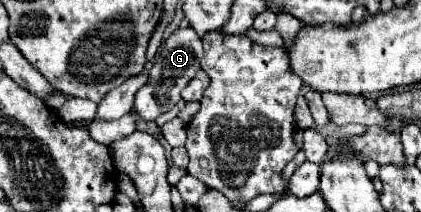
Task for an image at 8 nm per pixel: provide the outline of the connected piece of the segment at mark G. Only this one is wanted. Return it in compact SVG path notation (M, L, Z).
M190 26L174 30L170 38L160 44L156 58L154 58L156 62L152 66L152 74L148 76L148 82L136 92L134 108L138 116L144 120L156 120L158 114L170 110L182 98L180 94L186 88L188 80L192 80L192 76L196 76L196 72L202 70L200 66L202 58L204 58L204 48L202 48L200 36L196 36L196 32Z

